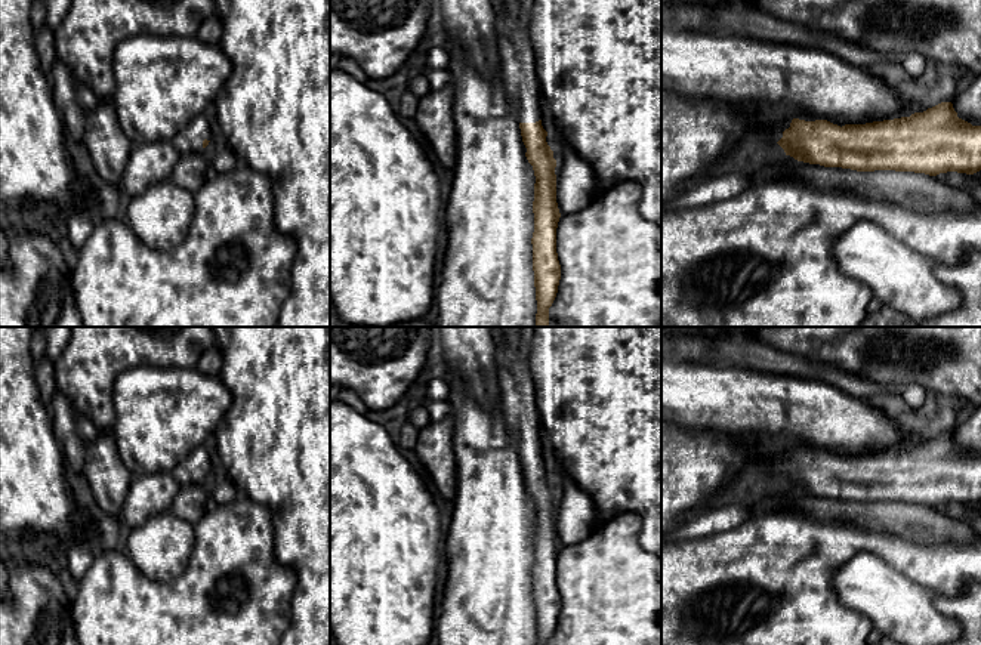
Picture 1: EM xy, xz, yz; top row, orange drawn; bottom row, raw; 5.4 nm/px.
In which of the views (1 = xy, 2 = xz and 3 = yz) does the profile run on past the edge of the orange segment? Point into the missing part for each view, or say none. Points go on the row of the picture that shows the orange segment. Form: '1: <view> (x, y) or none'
1: xy (188, 141)
2: xz (512, 24)
3: yz (765, 127)

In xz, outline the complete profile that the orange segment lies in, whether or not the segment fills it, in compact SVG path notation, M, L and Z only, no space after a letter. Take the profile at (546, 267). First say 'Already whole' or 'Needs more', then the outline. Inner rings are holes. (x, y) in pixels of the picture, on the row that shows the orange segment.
Needs more. M506 0L506 7L496 18L500 75L515 118L519 123L525 157L533 166L534 232L533 271L537 300L536 327L549 327L552 306L561 280L556 253L556 228L561 217L556 203L556 160L546 142L542 126L543 101L536 72L536 59L530 38L533 0Z

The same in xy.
Needs more. M204 117L192 120L183 130L170 141L181 154L201 152L212 139L212 130Z

